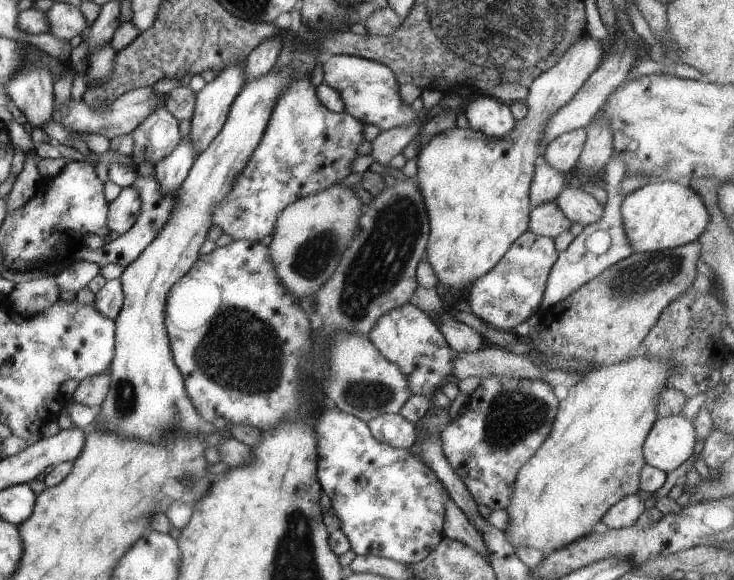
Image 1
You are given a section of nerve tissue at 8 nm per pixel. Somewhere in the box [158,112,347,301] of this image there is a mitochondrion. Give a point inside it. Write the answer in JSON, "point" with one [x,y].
{"point":[314,256]}

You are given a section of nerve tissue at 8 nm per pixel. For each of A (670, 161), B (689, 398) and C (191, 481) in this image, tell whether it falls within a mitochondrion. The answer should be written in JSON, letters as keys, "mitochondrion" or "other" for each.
{"A":"mitochondrion","B":"other","C":"mitochondrion"}

